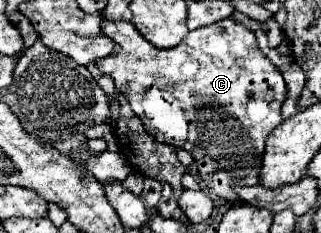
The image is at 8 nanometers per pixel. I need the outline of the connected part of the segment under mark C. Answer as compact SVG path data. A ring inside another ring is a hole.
M225 18L207 28L193 30L185 36L185 40L167 50L153 48L143 36L139 36L137 28L129 20L103 20L101 22L103 36L111 38L119 44L119 52L97 60L97 68L101 74L113 78L115 88L127 96L131 110L141 118L145 130L159 142L165 142L175 148L189 150L195 158L197 172L201 180L221 198L235 202L231 186L255 186L259 184L259 162L263 158L265 148L265 132L277 128L283 122L281 106L285 102L287 86L283 82L281 72L267 60L267 56L257 46L255 32L245 24Z

